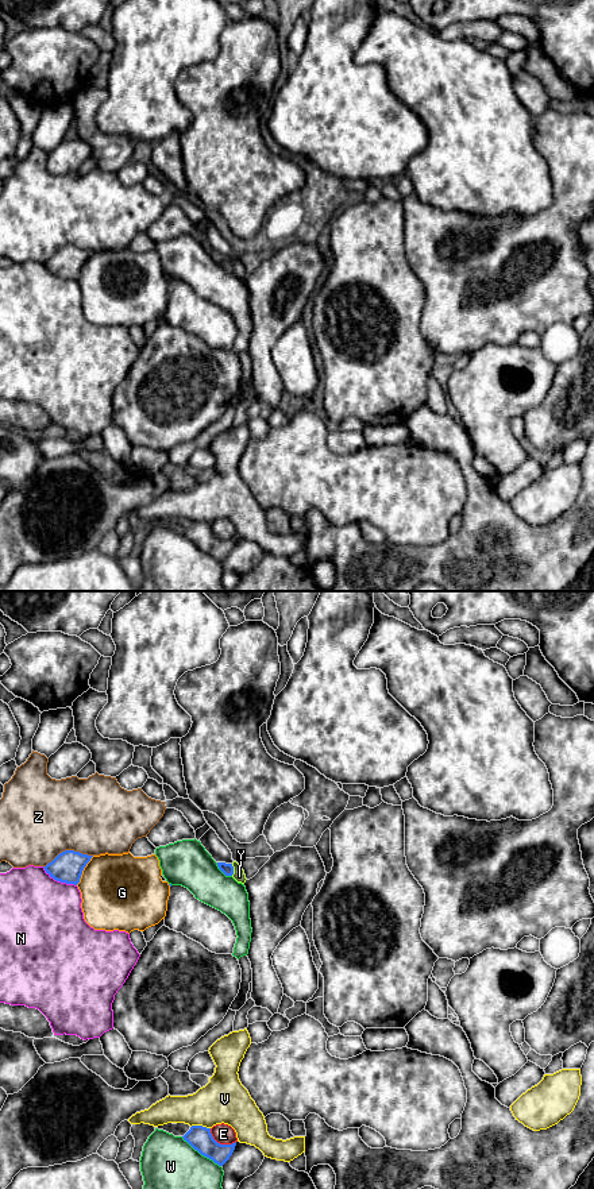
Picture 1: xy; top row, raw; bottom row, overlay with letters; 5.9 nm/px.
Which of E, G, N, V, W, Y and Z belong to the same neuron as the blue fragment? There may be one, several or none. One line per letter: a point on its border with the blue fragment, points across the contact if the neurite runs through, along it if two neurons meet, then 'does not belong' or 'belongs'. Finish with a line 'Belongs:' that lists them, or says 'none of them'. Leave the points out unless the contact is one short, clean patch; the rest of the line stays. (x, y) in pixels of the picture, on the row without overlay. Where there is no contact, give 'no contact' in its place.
E: contact xy (219, 539); border xy (209, 524), (209, 528), (218, 537), (235, 537); does not belong
G: contact xy (83, 265); does not belong
N: contact xy (60, 275); does not belong
V: contact xy (200, 521); does not belong
W: contact xy (201, 549); does not belong
Y: contact xy (232, 265); way xy (227, 265), (232, 265), (239, 271); belongs
Z: contact xy (68, 246); does not belong
Belongs: Y

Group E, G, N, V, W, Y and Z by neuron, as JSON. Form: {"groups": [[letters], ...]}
{"groups": [["E"], ["G"], ["N"], ["V"], ["W"], ["Y"], ["Z"]]}

